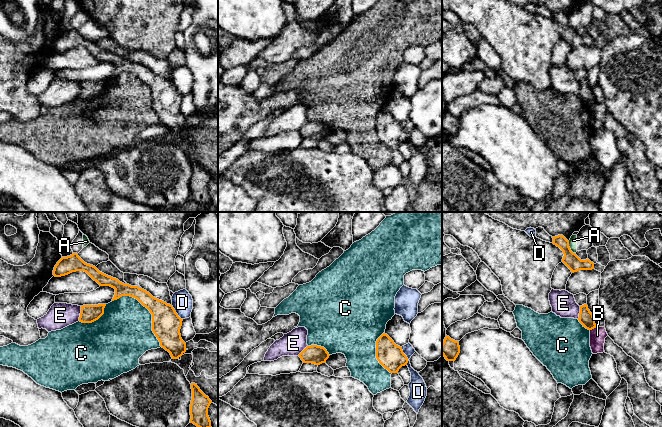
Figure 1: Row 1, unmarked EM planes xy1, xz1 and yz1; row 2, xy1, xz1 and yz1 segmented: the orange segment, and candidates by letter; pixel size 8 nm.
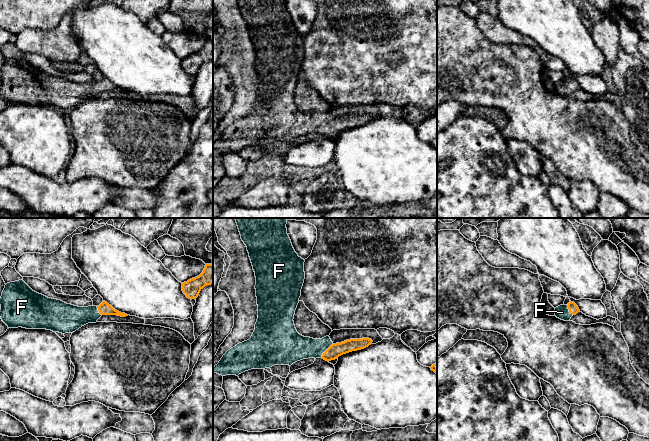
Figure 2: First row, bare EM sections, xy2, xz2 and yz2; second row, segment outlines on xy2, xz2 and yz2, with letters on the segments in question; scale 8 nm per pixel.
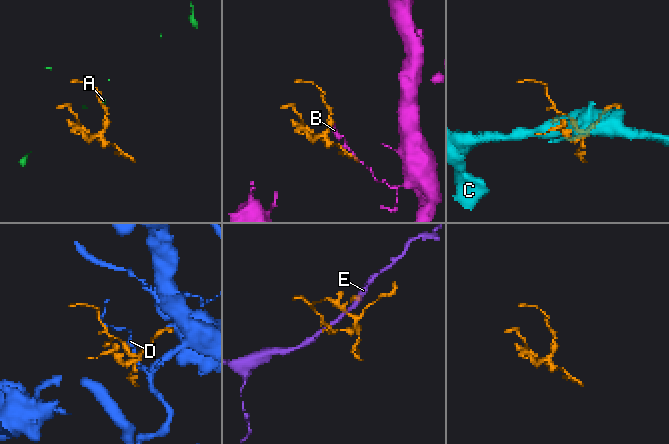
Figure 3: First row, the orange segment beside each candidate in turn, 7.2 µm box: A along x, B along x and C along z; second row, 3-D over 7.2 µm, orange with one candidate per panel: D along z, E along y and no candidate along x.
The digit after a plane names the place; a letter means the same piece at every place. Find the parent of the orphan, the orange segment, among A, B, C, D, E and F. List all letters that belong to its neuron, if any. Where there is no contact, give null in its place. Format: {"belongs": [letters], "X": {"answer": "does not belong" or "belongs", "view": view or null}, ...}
{"belongs": ["F"], "A": {"answer": "does not belong", "view": "yz1"}, "B": {"answer": "does not belong", "view": "yz1"}, "C": {"answer": "does not belong", "view": "xy1"}, "D": {"answer": "does not belong", "view": "xz1"}, "E": {"answer": "does not belong", "view": "xy1"}, "F": {"answer": "belongs", "view": "xz2"}}

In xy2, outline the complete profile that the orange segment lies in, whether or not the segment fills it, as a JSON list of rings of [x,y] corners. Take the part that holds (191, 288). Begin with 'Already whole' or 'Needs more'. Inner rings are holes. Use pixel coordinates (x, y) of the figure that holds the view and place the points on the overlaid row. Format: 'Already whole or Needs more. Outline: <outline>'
Already whole. Outline: [[[206,264],[199,276],[182,283],[182,291],[187,298],[196,300],[200,291],[211,284],[213,284],[213,264]]]

